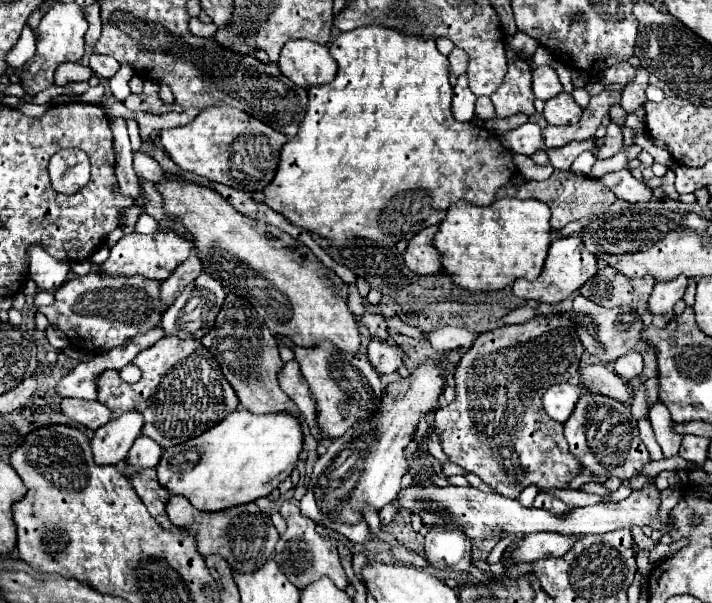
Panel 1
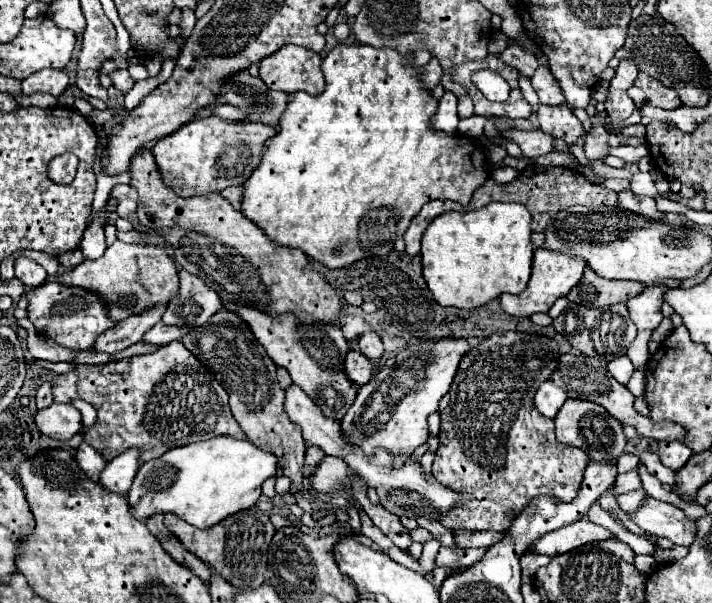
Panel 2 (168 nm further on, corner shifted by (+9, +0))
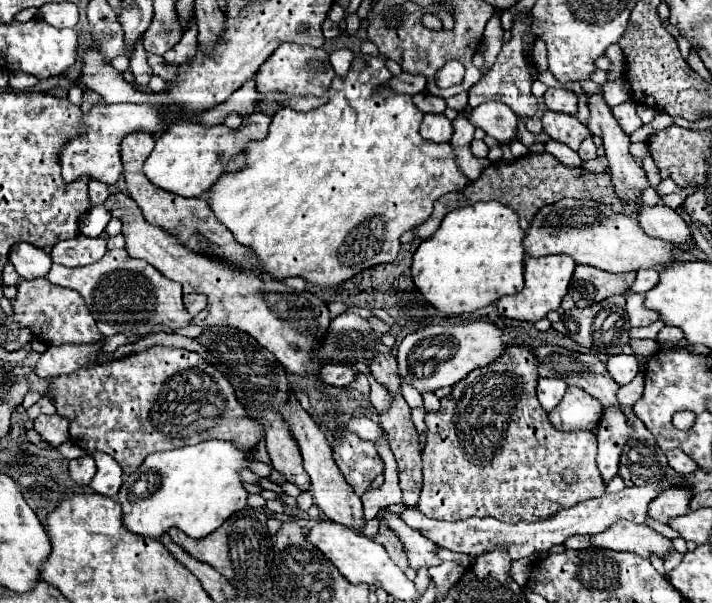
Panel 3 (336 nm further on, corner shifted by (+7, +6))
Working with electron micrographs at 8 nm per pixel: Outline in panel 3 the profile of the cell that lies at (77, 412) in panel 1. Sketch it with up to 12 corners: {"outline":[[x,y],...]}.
{"outline":[[41,414],[35,430],[57,448],[69,440],[69,420]]}

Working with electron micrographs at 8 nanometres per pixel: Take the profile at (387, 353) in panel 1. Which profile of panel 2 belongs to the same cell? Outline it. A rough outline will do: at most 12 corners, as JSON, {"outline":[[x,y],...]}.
{"outline":[[351,350],[345,370],[353,384],[363,386],[375,372],[375,362]]}

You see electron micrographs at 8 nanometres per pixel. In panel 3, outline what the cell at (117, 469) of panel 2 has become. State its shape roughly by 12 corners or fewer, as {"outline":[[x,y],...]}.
{"outline":[[95,452],[97,474],[89,484],[97,494],[115,498],[123,476],[109,454]]}

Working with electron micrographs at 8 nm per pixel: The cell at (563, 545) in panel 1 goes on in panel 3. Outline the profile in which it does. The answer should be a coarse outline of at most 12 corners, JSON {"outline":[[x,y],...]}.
{"outline":[[617,522],[601,534],[571,536],[567,548],[607,548],[667,558],[673,542],[649,526]]}

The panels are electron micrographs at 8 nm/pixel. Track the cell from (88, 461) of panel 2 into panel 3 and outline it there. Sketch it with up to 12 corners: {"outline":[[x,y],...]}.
{"outline":[[93,456],[69,460],[69,476],[87,486],[95,476]]}

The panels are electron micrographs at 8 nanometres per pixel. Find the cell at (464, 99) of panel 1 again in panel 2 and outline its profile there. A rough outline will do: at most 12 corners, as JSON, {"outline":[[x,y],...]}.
{"outline":[[445,92],[433,128],[457,134],[457,96]]}

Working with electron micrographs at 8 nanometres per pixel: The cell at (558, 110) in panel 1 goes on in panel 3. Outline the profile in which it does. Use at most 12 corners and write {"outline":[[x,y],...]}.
{"outline":[[545,110],[543,130],[579,150],[591,136],[575,116]]}

